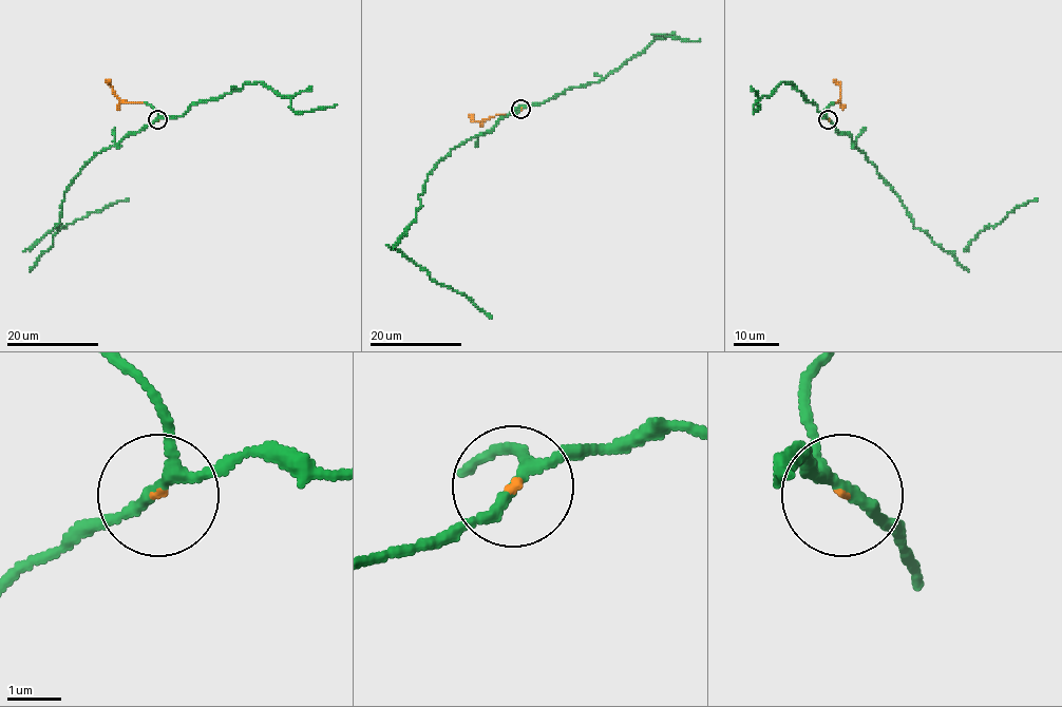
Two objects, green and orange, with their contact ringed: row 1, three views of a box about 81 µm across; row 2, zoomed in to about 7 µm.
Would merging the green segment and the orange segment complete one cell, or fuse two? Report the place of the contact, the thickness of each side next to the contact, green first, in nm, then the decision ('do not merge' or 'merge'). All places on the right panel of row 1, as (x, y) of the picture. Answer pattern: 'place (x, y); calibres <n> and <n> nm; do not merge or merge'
place (828, 119); calibres 190 and 70 nm; merge

